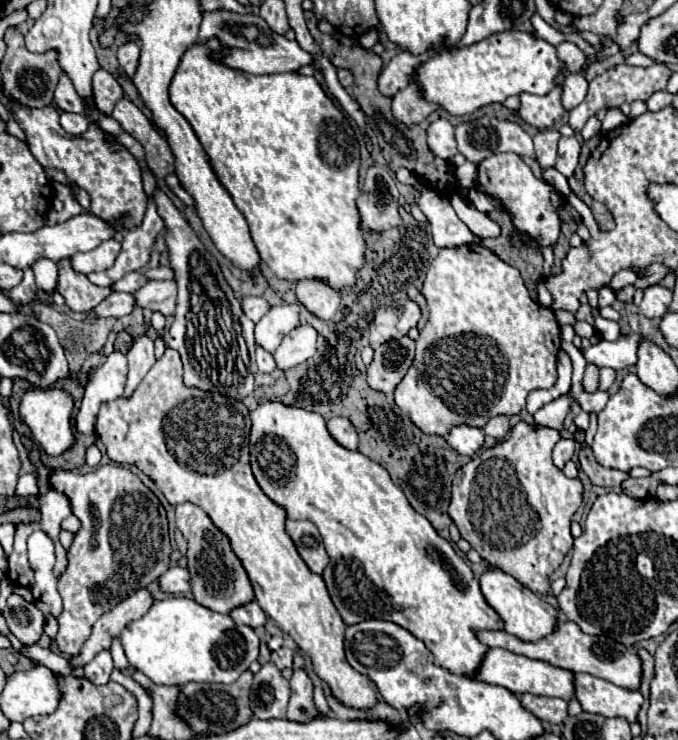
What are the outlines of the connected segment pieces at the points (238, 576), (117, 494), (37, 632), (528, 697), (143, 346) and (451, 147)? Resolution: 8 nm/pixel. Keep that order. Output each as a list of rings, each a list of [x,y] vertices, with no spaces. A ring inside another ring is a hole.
[[[184,502],[176,506],[176,526],[180,528],[182,536],[188,542],[186,558],[188,558],[188,572],[190,572],[190,586],[192,596],[198,604],[204,608],[210,608],[214,612],[230,614],[238,604],[248,604],[254,600],[254,590],[250,584],[250,578],[246,576],[246,570],[242,568],[242,562],[238,556],[234,556],[234,550],[230,548],[230,540],[226,534],[222,534],[210,520],[210,516],[196,504]]]
[[[106,466],[96,468],[88,474],[78,474],[70,470],[52,470],[50,486],[62,492],[70,504],[74,516],[80,520],[80,530],[74,534],[74,542],[68,548],[68,566],[66,572],[58,578],[58,592],[64,600],[64,610],[58,616],[58,636],[56,644],[64,656],[76,656],[82,644],[88,640],[94,622],[108,612],[112,606],[122,602],[126,596],[134,594],[140,588],[146,588],[156,578],[160,578],[170,568],[170,540],[168,540],[168,522],[166,512],[160,500],[146,488],[136,474],[124,466]]]
[[[10,594],[2,614],[8,622],[8,628],[22,644],[36,644],[42,636],[44,614],[34,606],[34,602],[26,602],[18,594]]]
[[[522,694],[522,706],[540,720],[550,724],[562,724],[568,716],[568,702],[562,698],[544,698],[534,694]]]
[[[142,334],[134,340],[130,352],[128,352],[128,380],[122,398],[132,396],[134,388],[142,382],[146,372],[154,366],[154,340],[148,334]]]
[[[438,118],[428,126],[428,146],[442,160],[454,158],[456,154],[454,126],[446,118]]]

